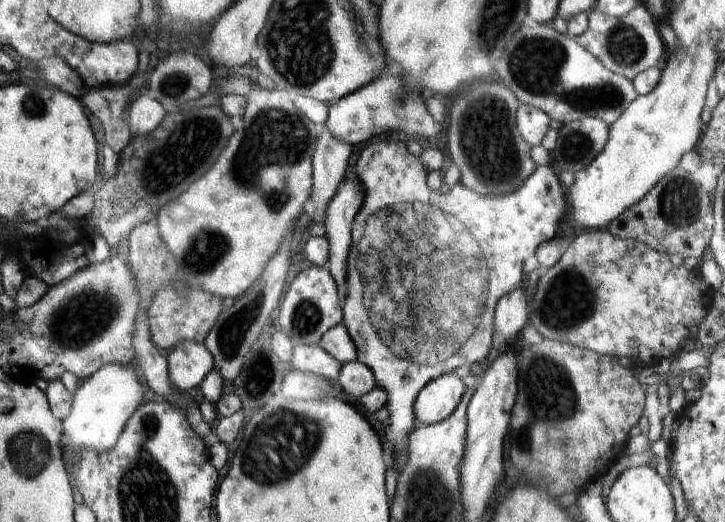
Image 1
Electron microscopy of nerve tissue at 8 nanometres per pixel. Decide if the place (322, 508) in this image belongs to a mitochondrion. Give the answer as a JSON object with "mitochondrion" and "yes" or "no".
{"mitochondrion":"no"}

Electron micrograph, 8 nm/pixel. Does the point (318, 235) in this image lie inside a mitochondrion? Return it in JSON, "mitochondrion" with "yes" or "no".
{"mitochondrion":"no"}

